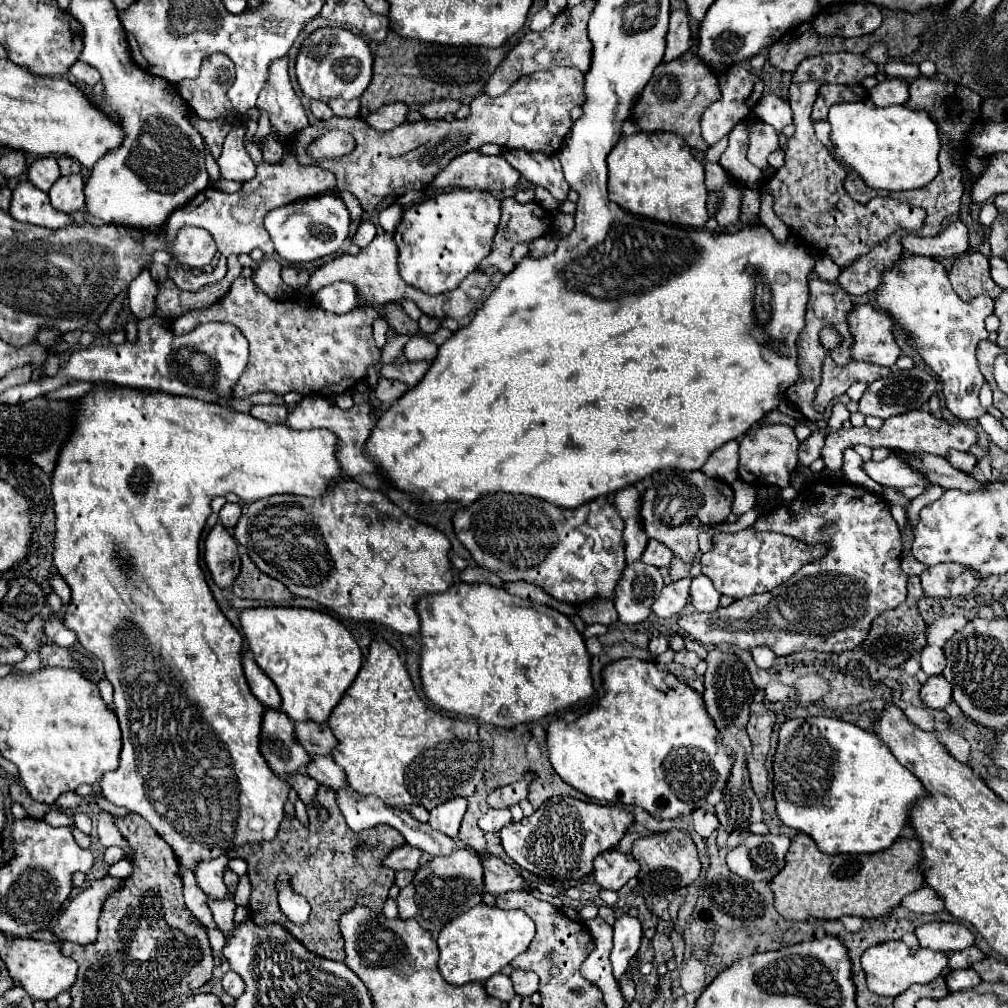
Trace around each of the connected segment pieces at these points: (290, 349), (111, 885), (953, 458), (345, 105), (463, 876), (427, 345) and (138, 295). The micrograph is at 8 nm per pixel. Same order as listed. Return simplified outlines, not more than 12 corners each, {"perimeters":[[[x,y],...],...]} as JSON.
{"perimeters":[[[238,277],[170,321],[230,323],[250,343],[234,397],[350,391],[378,363],[372,323]],[[96,879],[68,903],[52,935],[94,943],[106,897],[122,879]],[[950,451],[946,459],[964,473],[974,473],[976,455]],[[328,101],[338,117],[356,117],[360,101]],[[472,849],[432,857],[400,889],[400,919],[438,933],[482,901]],[[412,337],[404,345],[404,357],[434,361],[438,347],[424,337]],[[142,271],[128,287],[138,319],[154,317],[156,281]]]}

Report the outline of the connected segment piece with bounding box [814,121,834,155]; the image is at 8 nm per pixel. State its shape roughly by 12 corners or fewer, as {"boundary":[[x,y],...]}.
{"boundary":[[828,121],[814,123],[816,137],[834,155],[830,141],[831,126]]}

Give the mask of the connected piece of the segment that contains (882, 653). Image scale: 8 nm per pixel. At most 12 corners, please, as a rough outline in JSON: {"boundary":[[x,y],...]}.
{"boundary":[[919,576],[906,603],[878,615],[862,649],[888,667],[918,657],[926,627]]}

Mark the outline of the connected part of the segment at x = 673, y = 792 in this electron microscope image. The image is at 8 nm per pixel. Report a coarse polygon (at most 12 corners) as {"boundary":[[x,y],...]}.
{"boundary":[[656,663],[546,729],[596,801],[676,819],[730,777],[702,695]]}

